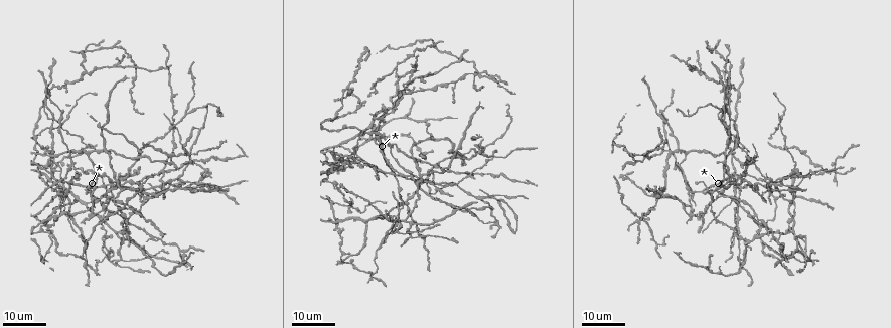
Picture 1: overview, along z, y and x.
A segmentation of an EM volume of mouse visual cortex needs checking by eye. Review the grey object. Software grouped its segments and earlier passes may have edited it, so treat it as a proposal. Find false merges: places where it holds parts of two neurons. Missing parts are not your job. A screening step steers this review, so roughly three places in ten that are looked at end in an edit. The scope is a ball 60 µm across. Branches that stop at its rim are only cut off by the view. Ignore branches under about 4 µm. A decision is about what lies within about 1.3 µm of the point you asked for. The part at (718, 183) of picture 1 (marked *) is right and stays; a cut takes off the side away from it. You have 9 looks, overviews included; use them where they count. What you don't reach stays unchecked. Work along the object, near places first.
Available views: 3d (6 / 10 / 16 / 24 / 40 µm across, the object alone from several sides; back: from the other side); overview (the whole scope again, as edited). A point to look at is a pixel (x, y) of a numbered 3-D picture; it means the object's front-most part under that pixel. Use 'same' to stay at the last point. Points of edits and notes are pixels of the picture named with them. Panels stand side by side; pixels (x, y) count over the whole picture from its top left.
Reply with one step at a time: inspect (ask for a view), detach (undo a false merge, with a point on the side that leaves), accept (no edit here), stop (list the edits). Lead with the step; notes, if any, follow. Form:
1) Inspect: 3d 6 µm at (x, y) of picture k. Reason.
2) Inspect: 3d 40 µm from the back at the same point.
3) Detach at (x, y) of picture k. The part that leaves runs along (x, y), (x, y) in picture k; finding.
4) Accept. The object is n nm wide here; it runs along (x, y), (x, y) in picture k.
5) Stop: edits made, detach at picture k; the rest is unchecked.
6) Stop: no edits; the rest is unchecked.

Inspect: 3d 16 µm at (405, 203) of picture 1. Four arms meet.

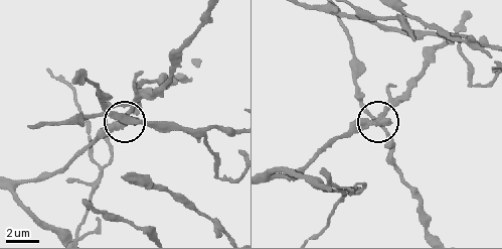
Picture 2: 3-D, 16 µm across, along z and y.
Inspect: 3d 10 µm at (383, 118) of picture 2.

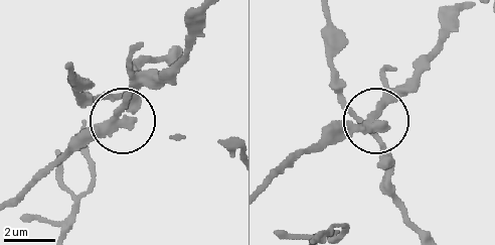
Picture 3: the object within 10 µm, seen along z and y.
Accept. The side arm is 49 µm long; it runs along (328, 15), (336, 87), (356, 113), (375, 119), (405, 89) in picture 3; all the same neuron.

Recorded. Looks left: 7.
Inspect: 3d 24 µm at (187, 110) of picture 1. Three-way junction.

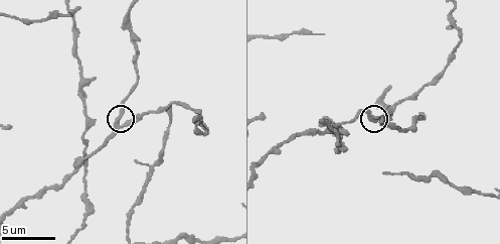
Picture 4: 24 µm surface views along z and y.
Inspect: 3d 10 µm at (378, 116) of picture 4.

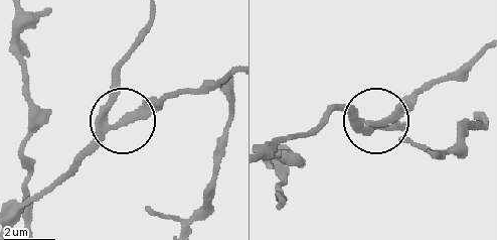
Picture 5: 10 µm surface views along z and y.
Accept. 3 arms meet here; continuous, no second neuron.

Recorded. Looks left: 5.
Inspect: 3d 24 µm at (333, 116) of picture 1. Three arms meet.

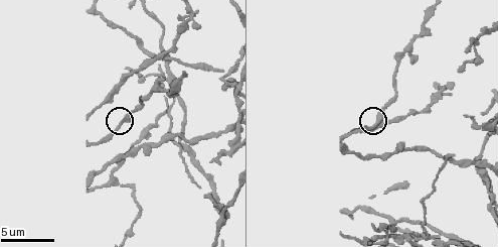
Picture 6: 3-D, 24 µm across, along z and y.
Inspect: 3d 10 µm at (123, 123) of picture 6.

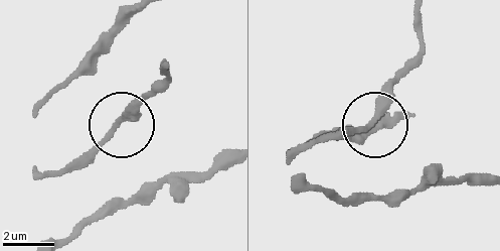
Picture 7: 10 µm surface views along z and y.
Accept. One neuron here.

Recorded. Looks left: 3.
Inspect: 3d 24 µm at (405, 116) of picture 1.

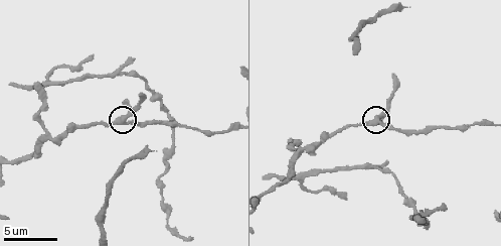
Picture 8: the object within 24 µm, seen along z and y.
Inspect: 3d 6 µm at (378, 119) of picture 8.

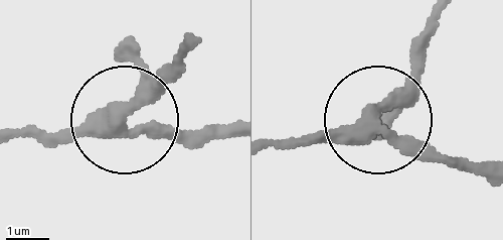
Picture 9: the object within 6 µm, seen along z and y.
Accept. It runs along (20, 133), (118, 129), (179, 61) in picture 9; one neuron here.

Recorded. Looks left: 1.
Inspect: 3d 16 µm at (178, 96) of picture 6. Three-way junction.

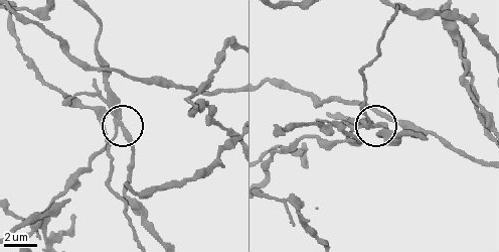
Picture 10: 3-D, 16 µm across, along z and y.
Detach at (97, 95) of picture 10. The side arm is 13 µm long; a second neuron is stuck on.

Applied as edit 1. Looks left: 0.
Stop: edits made, detach at picture 10; the rest is unchecked.

